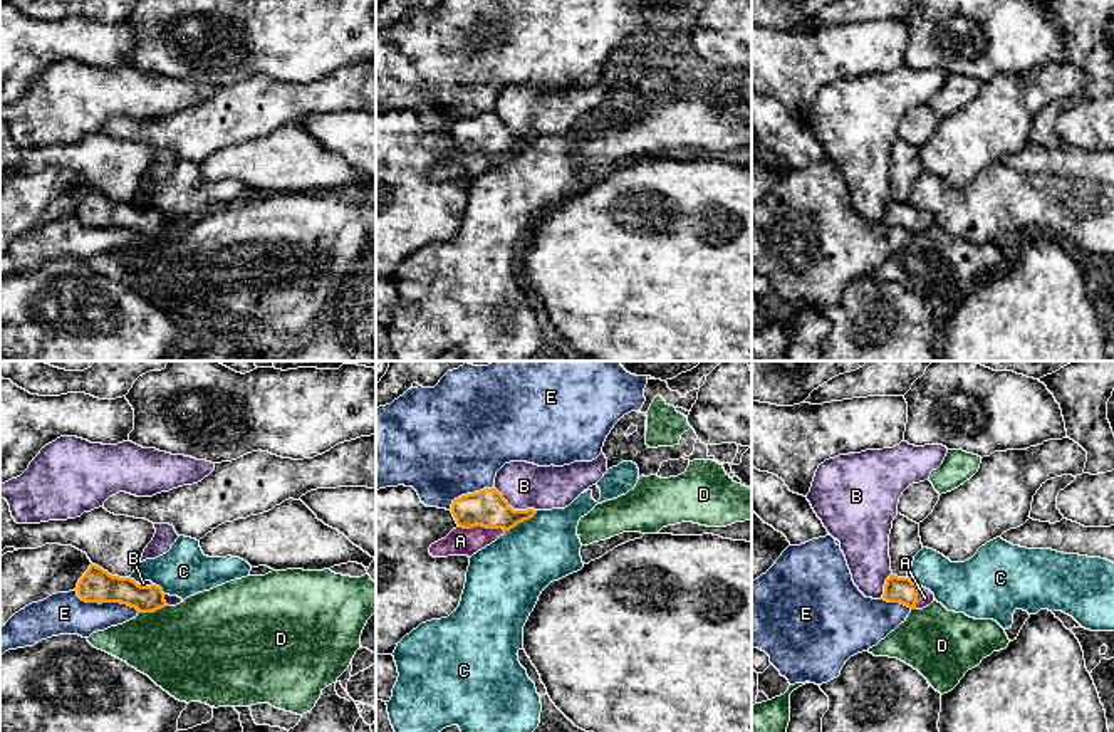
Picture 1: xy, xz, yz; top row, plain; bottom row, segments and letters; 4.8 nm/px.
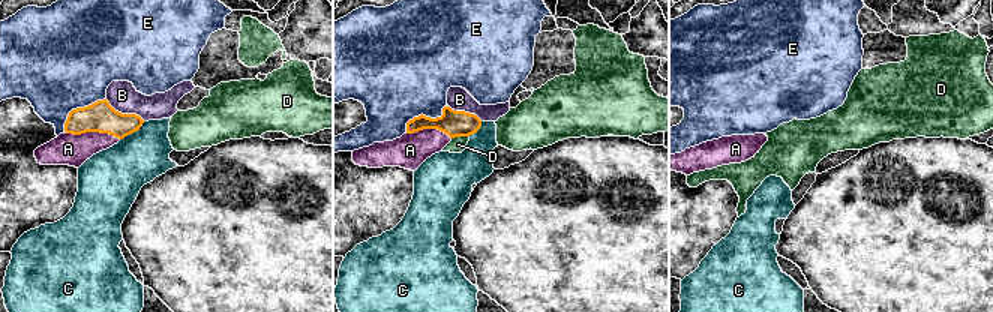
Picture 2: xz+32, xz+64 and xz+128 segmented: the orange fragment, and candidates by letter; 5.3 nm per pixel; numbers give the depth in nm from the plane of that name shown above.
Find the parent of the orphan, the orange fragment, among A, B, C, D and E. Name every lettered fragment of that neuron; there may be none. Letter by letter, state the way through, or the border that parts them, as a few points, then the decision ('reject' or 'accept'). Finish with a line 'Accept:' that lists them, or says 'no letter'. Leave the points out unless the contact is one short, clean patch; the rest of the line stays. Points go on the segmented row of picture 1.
A: runs through xz (487, 507), (482, 526), (470, 538), (460, 541); accept
B: border along xz (494, 486), (514, 509), (536, 511); reject
C: border along xz (537, 511), (505, 531); reject
D: border along xy (166, 605), (140, 613); reject
E: reject
Accept: A

